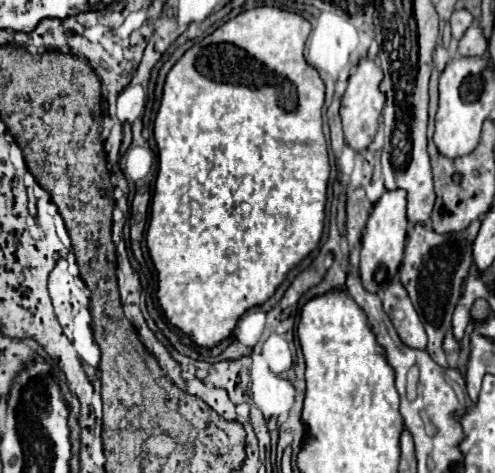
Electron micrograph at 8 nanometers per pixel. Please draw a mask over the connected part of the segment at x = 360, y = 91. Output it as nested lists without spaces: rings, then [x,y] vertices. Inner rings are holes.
[[[364,57],[358,67],[356,73],[348,79],[348,89],[342,97],[342,105],[340,105],[340,117],[342,117],[342,125],[344,125],[344,139],[348,143],[348,147],[352,147],[354,151],[364,151],[378,129],[378,119],[384,107],[384,95],[378,89],[380,87],[380,79],[382,79],[382,71],[378,67],[376,61]]]

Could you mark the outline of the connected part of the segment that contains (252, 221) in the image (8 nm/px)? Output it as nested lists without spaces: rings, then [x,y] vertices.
[[[260,5],[242,11],[234,19],[222,23],[214,33],[198,39],[168,71],[164,81],[164,93],[160,109],[154,121],[154,141],[158,149],[158,175],[154,183],[152,203],[150,203],[150,223],[146,229],[148,255],[158,273],[158,289],[155,298],[165,319],[188,335],[196,345],[204,349],[216,347],[220,341],[232,337],[238,319],[252,307],[268,301],[286,275],[306,259],[320,243],[324,231],[324,207],[326,207],[326,187],[330,175],[328,147],[322,133],[322,105],[324,105],[324,81],[318,71],[310,67],[304,59],[304,45],[310,33],[310,23],[298,15],[278,7]]]

